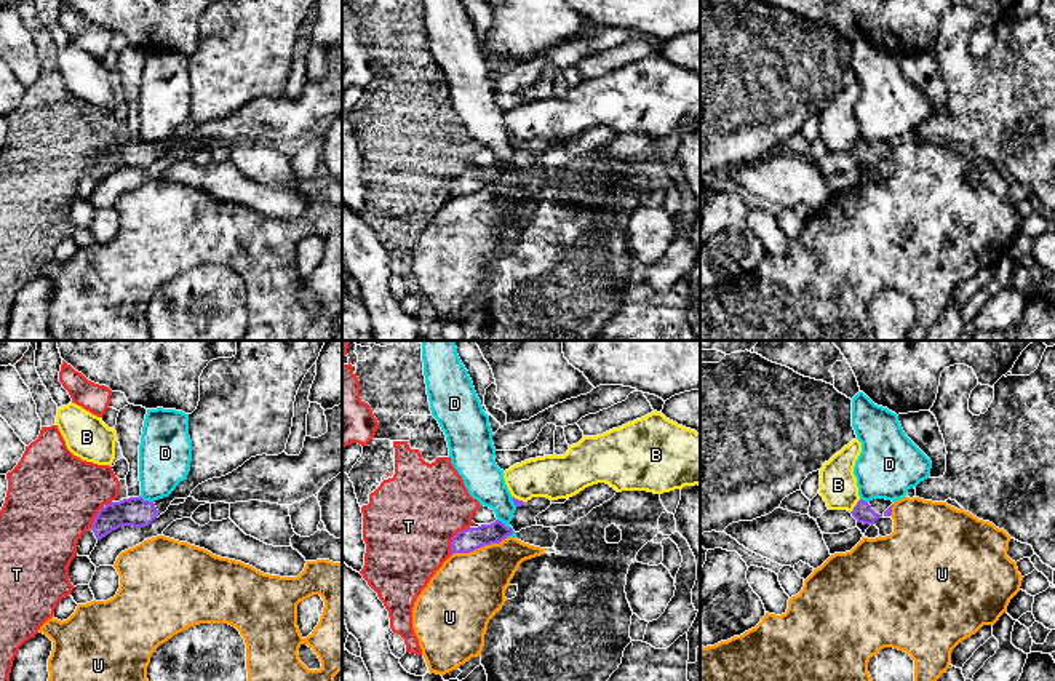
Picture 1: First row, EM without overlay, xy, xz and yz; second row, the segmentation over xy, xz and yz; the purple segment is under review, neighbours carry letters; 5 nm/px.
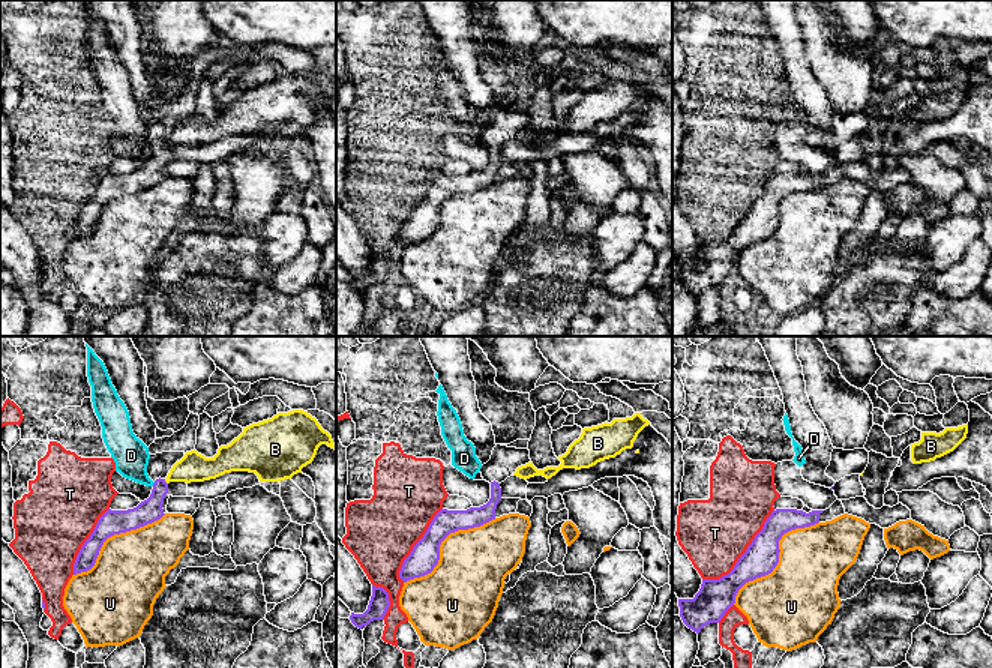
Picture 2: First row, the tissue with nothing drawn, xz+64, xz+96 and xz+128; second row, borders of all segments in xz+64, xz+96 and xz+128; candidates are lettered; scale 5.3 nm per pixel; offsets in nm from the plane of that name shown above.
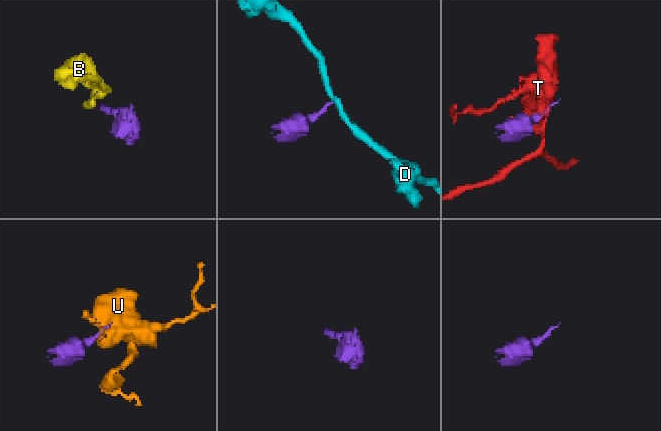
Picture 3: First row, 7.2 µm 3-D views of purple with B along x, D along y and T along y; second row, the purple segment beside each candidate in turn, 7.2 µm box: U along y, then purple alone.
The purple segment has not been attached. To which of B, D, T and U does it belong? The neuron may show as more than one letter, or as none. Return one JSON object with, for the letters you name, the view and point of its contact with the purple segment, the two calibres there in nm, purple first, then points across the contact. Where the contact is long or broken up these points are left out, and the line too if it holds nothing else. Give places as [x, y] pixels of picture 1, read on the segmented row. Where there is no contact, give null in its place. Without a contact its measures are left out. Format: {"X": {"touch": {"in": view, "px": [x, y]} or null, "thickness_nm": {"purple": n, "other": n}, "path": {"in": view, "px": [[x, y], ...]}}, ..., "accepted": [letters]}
{"accepted": []}

